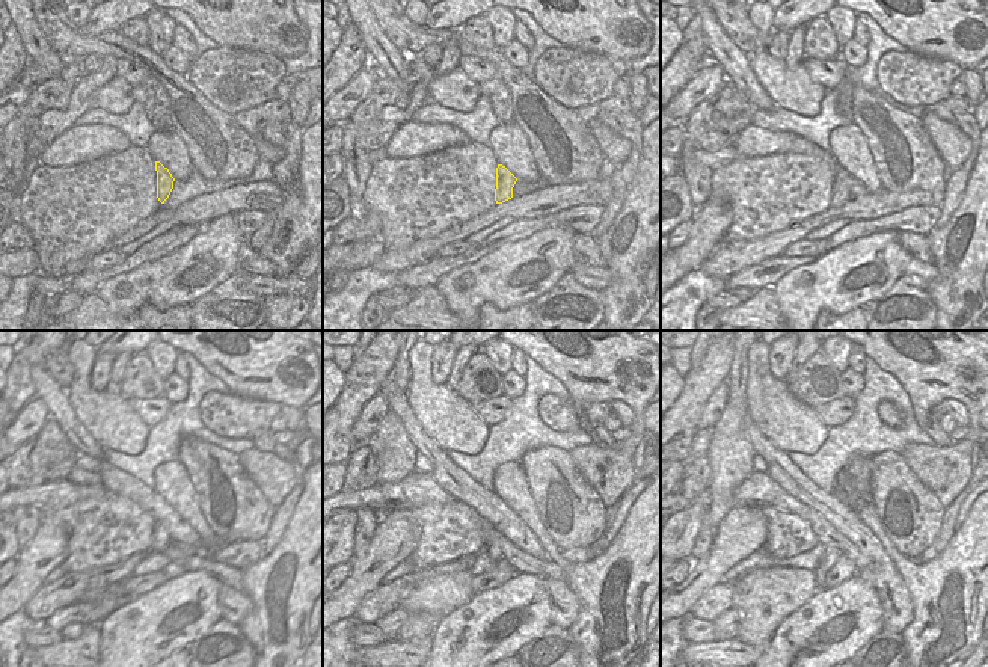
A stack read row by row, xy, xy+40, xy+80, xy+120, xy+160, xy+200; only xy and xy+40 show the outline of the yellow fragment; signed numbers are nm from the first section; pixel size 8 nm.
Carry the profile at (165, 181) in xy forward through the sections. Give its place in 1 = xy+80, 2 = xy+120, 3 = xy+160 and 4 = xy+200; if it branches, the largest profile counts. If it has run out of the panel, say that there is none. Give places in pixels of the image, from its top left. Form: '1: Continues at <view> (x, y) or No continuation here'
1: Continues at xy+80 (840, 193)
2: Continues at xy+120 (160, 537)
3: Continues at xy+160 (495, 554)
4: Continues at xy+200 (831, 554)

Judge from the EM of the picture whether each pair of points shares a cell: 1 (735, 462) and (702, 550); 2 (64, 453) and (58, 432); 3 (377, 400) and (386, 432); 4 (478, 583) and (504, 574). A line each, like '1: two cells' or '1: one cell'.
1: two cells
2: one cell
3: two cells
4: one cell

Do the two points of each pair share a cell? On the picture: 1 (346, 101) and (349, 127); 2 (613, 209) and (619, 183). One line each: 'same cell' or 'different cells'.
1: different cells
2: same cell

